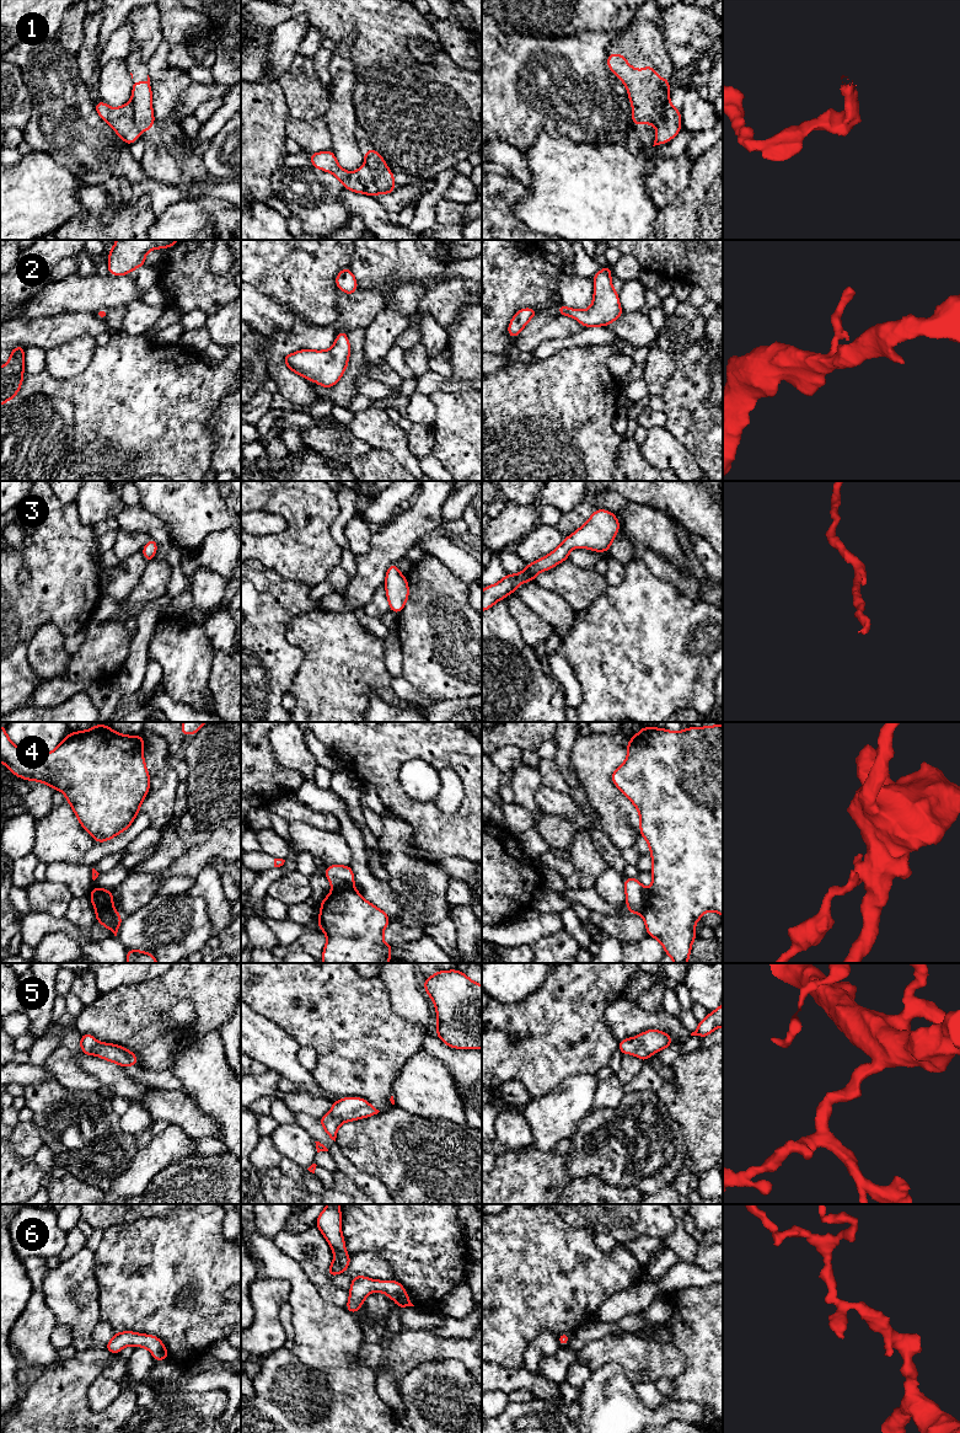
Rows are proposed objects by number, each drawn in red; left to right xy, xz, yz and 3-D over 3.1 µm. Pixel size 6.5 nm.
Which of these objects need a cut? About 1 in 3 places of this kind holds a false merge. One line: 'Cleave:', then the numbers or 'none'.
Cleave: 1, 4

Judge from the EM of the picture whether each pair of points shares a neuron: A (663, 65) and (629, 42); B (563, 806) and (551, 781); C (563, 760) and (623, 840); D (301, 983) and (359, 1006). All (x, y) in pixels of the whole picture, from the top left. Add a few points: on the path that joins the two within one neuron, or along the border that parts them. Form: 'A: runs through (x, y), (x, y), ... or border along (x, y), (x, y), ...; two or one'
A: runs through (654, 65), (638, 51); one
B: border along (541, 784), (568, 793); two
C: border along (570, 749), (569, 766), (589, 803); two
D: runs through (316, 995), (327, 1006), (344, 1006); one

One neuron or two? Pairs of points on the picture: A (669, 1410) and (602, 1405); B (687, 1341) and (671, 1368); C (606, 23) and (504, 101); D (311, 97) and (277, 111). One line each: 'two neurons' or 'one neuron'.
A: one neuron
B: two neurons
C: two neurons
D: two neurons

